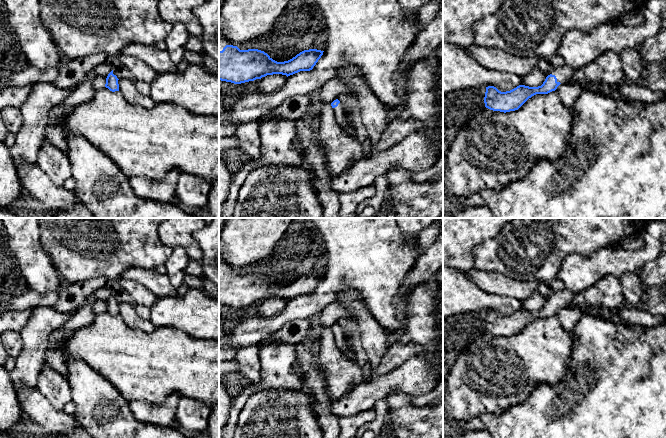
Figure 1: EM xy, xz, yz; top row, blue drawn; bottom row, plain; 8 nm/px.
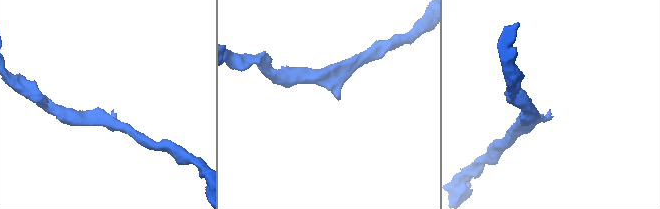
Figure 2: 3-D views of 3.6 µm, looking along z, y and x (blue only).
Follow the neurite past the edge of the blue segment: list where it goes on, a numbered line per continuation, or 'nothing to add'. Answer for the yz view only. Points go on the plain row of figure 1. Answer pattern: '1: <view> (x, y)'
1: yz (563, 298)

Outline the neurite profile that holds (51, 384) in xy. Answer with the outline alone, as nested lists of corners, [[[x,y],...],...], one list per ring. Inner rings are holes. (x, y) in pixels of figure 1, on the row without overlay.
[[[43,365],[36,388],[57,411],[64,412],[65,405],[72,401],[68,380],[49,365]]]

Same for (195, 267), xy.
[[[190,260],[186,267],[186,274],[203,277],[202,260]]]

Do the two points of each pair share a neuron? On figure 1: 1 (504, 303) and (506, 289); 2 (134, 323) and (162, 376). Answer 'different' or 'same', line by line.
1: different
2: different

